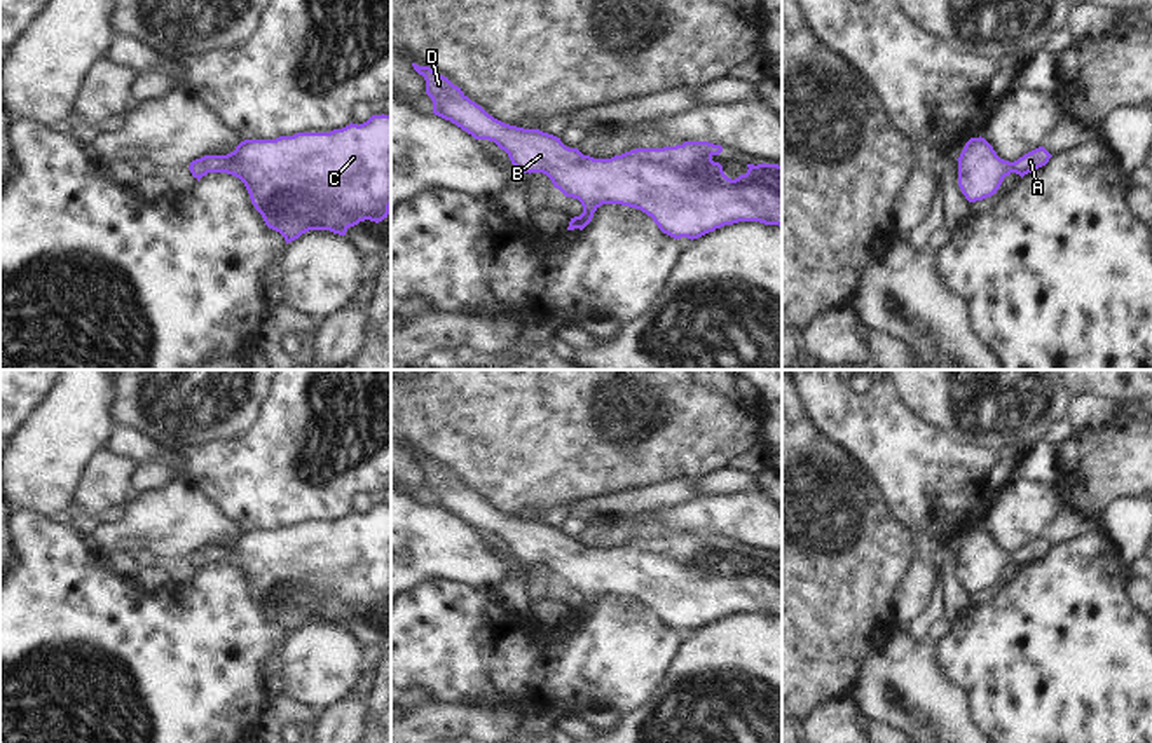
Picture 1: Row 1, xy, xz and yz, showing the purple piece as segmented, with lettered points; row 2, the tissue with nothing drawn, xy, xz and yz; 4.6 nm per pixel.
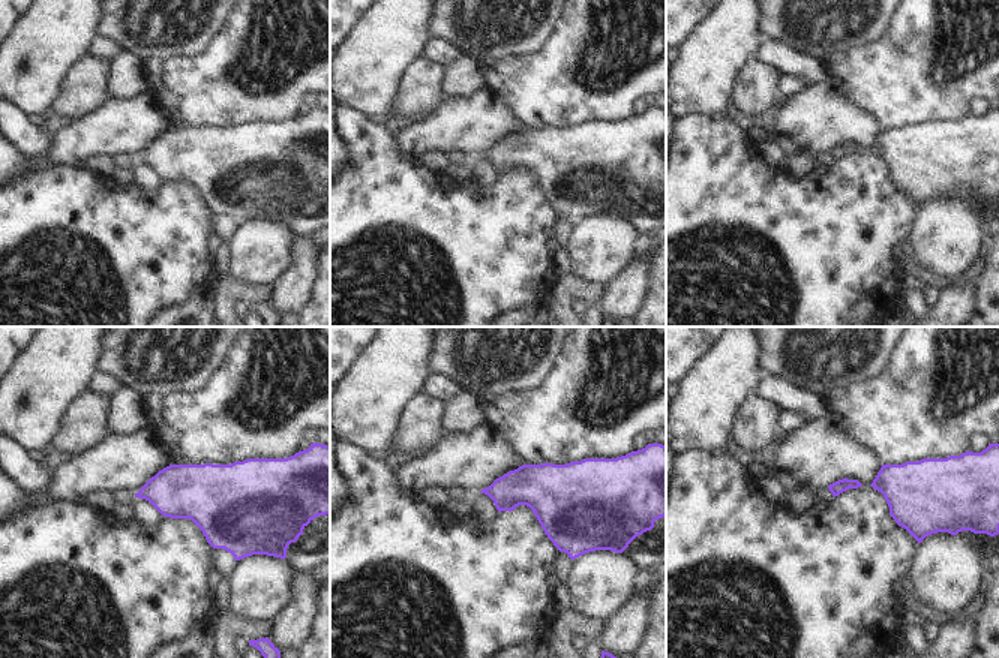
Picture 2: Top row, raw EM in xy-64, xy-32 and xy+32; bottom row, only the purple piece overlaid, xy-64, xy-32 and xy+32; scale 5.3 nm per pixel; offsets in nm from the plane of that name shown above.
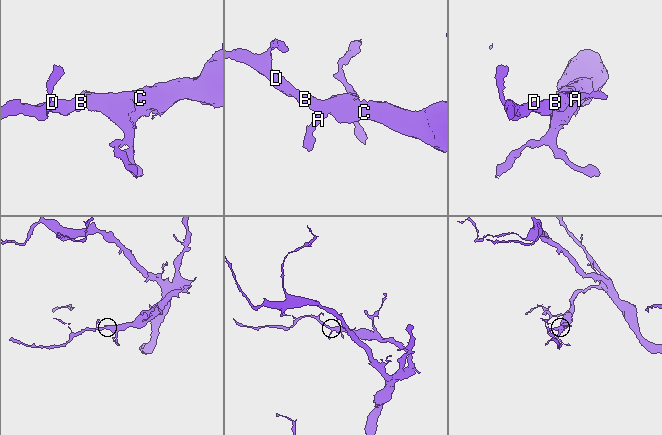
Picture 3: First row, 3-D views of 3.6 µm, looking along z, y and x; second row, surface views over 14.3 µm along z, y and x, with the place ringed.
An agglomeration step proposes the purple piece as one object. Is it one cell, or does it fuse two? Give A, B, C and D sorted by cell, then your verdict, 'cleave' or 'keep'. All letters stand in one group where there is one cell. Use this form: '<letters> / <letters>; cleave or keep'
A B C D; keep

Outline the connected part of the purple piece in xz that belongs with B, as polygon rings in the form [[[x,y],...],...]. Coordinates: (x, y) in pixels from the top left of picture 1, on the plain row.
[[[412,453],[426,471],[426,485],[433,492],[433,504],[450,511],[475,530],[494,532],[504,541],[511,555],[522,563],[543,563],[566,588],[583,596],[579,607],[571,609],[567,621],[583,621],[602,595],[621,595],[641,600],[658,619],[674,628],[698,630],[724,616],[759,612],[782,617],[782,556],[747,555],[747,563],[731,570],[712,548],[723,542],[709,532],[684,532],[663,539],[635,539],[611,549],[593,549],[578,539],[566,537],[560,528],[539,520],[524,520],[504,515],[471,492],[461,478],[429,457]]]

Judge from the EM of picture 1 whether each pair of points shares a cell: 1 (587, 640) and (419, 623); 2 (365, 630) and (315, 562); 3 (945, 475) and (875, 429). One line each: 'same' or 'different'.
1: same
2: same
3: same

